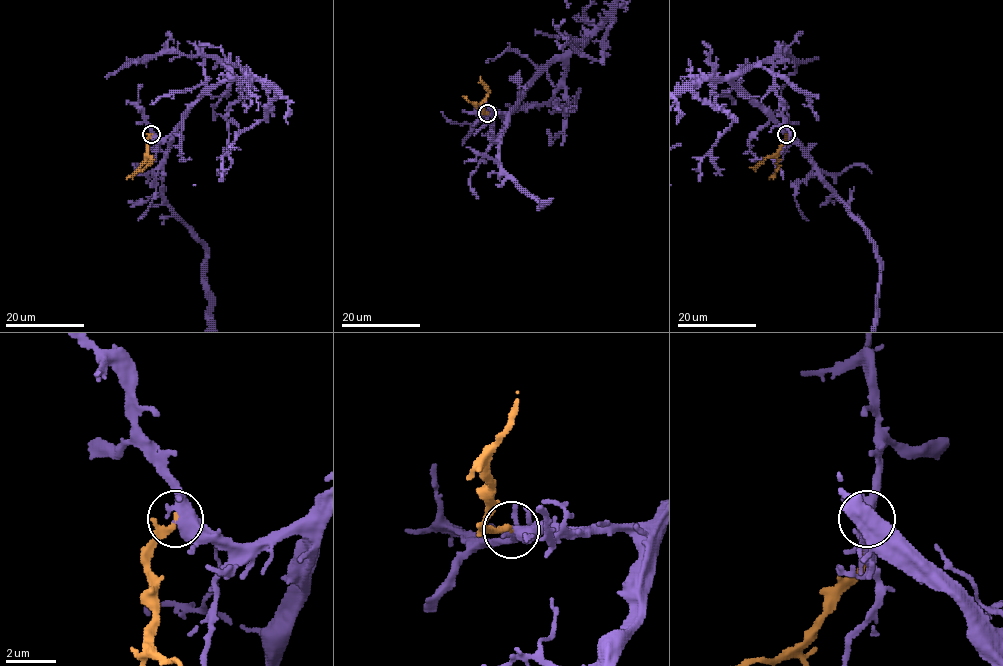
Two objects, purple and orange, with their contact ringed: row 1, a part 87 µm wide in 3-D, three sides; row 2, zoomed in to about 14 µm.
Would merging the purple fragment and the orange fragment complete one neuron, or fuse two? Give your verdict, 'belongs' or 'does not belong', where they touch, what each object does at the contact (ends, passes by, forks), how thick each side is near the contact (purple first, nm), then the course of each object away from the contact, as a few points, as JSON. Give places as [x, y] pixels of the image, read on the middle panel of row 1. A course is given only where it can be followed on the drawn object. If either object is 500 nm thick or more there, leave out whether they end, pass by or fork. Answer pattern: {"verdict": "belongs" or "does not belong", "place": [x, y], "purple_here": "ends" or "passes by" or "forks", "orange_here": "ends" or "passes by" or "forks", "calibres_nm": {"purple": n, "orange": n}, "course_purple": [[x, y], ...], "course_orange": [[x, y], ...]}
{"verdict": "belongs", "place": [487, 113], "purple_here": "forks", "orange_here": "ends", "calibres_nm": {"purple": 400, "orange": 240}, "course_orange": [[486, 113], [483, 112], [482, 102], [475, 104], [463, 97]]}

